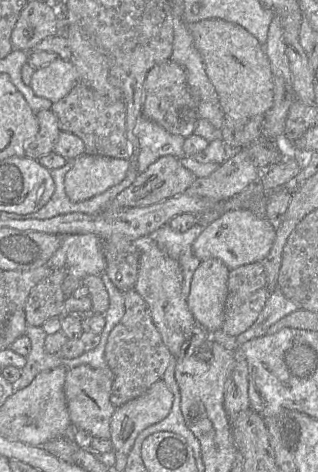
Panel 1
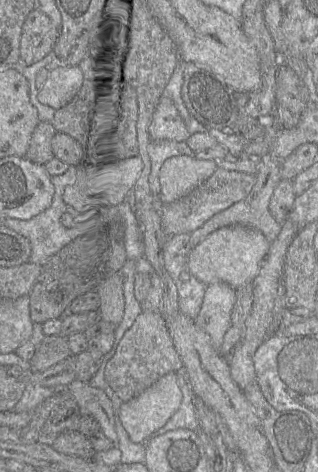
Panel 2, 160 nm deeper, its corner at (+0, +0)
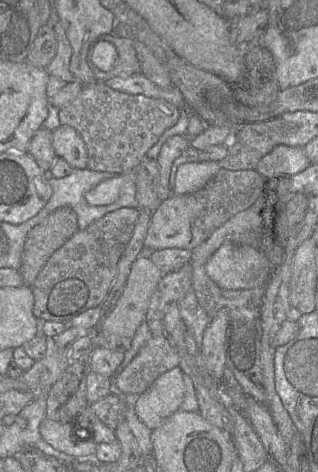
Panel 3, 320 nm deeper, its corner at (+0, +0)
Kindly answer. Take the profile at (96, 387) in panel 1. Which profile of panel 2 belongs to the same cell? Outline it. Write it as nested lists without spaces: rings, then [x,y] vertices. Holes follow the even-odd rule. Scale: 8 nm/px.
[[[78,379],[72,381],[66,389],[75,399],[81,416],[91,416],[100,425],[100,431],[117,445],[114,409],[106,393],[90,383]]]

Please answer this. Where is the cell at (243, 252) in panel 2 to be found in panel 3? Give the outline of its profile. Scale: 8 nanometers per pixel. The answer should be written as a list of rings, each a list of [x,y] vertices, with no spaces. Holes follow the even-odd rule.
[[[224,243],[209,258],[205,271],[221,288],[252,289],[265,286],[272,266],[268,258],[253,247]]]

